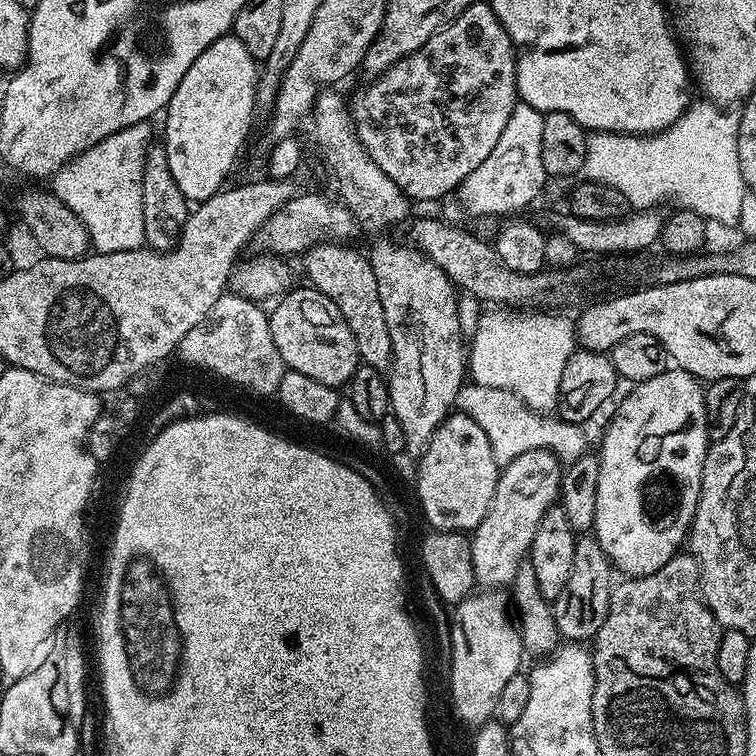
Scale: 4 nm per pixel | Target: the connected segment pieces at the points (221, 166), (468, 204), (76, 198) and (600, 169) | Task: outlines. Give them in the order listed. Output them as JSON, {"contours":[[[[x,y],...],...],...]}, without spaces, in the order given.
{"contours":[[[[231,34],[219,36],[182,74],[182,82],[178,82],[163,117],[162,143],[166,158],[170,158],[170,174],[174,174],[178,190],[189,202],[209,200],[225,187],[224,179],[231,174],[252,128],[252,112],[257,111],[257,79],[257,61]]],[[[517,102],[494,150],[490,150],[486,162],[460,183],[458,197],[465,210],[479,218],[502,218],[520,214],[527,204],[536,200],[544,188],[546,173],[542,166],[542,122],[544,113],[534,106]]],[[[145,122],[110,134],[102,143],[73,156],[51,177],[51,191],[65,208],[82,218],[96,252],[134,250],[144,244],[142,174],[146,154],[154,140],[152,126]]],[[[689,103],[688,109],[669,128],[646,136],[591,133],[583,175],[599,184],[614,186],[633,209],[654,208],[663,205],[663,200],[673,200],[676,206],[697,212],[713,225],[725,224],[735,229],[746,191],[738,166],[740,117],[721,105],[703,103]]]]}

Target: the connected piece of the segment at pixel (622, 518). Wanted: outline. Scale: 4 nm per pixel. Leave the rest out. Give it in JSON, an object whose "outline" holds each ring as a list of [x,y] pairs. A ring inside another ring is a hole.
{"outline":[[[672,366],[668,371],[658,374],[658,378],[650,378],[646,382],[635,385],[631,389],[633,392],[625,398],[620,404],[620,409],[612,416],[612,421],[608,424],[608,429],[604,432],[604,441],[600,444],[598,455],[600,458],[600,470],[598,472],[598,506],[594,514],[594,522],[592,523],[592,532],[596,541],[602,546],[602,550],[608,555],[608,561],[612,563],[613,569],[617,573],[623,574],[628,578],[637,576],[645,576],[646,574],[654,574],[654,570],[658,570],[662,566],[666,566],[666,562],[670,562],[670,558],[677,555],[681,551],[680,543],[685,543],[686,537],[689,535],[692,519],[696,513],[698,506],[698,498],[700,497],[700,487],[702,486],[702,470],[706,462],[706,454],[710,447],[710,433],[708,430],[708,419],[706,418],[706,402],[704,401],[704,388],[701,381],[692,376],[689,372],[683,372],[682,369]]]}

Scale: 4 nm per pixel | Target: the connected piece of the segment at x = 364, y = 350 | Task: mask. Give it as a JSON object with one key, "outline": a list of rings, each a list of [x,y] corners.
{"outline":[[[317,246],[309,248],[303,253],[304,272],[308,275],[307,283],[313,288],[317,288],[346,318],[350,330],[354,334],[354,342],[358,346],[358,354],[363,363],[374,366],[374,370],[387,373],[392,367],[392,343],[390,342],[390,330],[386,326],[386,314],[382,314],[382,298],[378,298],[378,278],[374,278],[371,259],[364,256],[352,246]]]}

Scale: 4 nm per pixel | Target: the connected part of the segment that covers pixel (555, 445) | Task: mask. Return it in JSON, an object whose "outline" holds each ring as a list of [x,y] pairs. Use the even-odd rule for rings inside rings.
{"outline":[[[468,382],[457,394],[455,407],[474,418],[474,422],[486,430],[486,438],[490,438],[490,450],[494,450],[497,465],[505,466],[526,451],[544,448],[555,453],[561,462],[571,462],[585,455],[587,448],[584,447],[588,440],[584,437],[585,429],[581,425],[571,424],[552,414],[535,412],[510,390],[498,390],[494,386],[478,386]]]}

